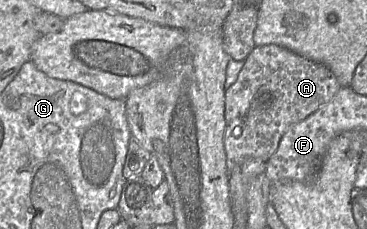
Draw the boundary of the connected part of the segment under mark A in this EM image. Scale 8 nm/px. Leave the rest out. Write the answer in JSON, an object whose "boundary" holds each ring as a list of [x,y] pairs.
{"boundary":[[[275,44],[255,46],[244,60],[237,80],[225,89],[223,142],[228,179],[235,166],[249,159],[267,162],[286,130],[329,102],[340,88],[324,64]]]}

